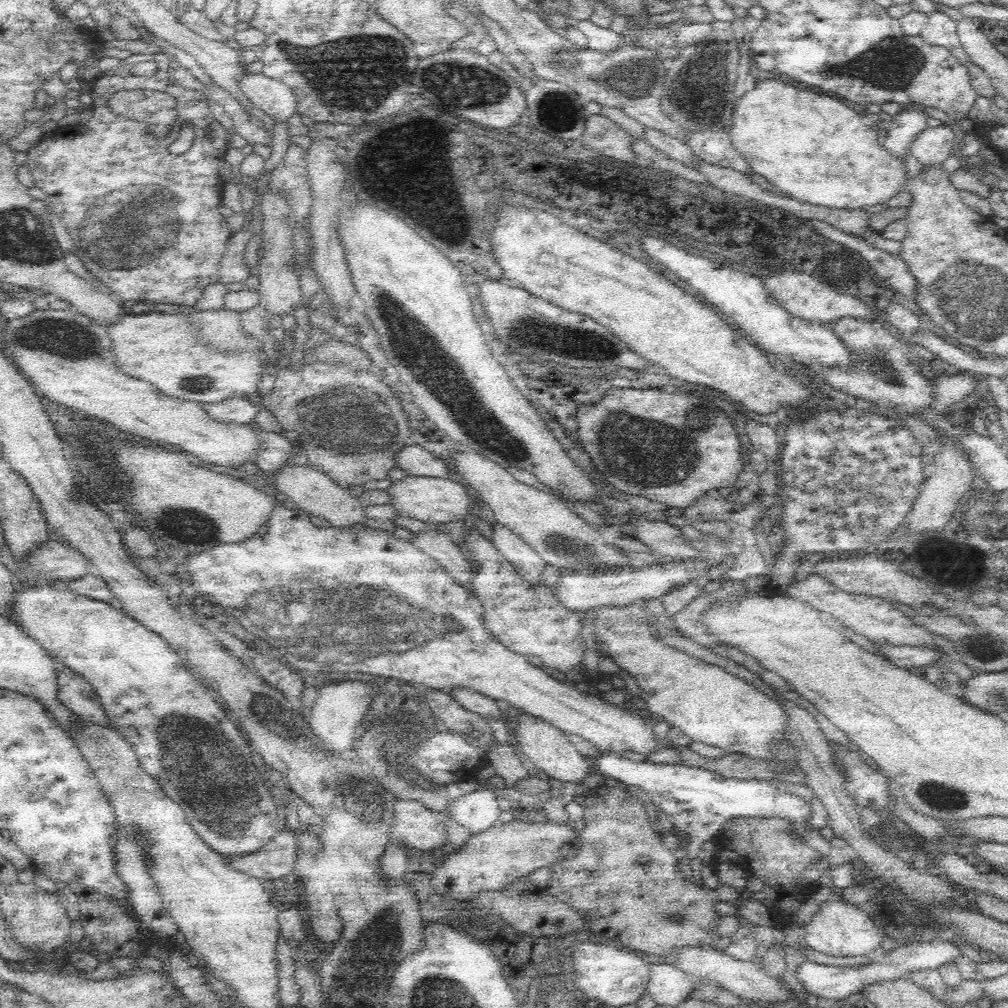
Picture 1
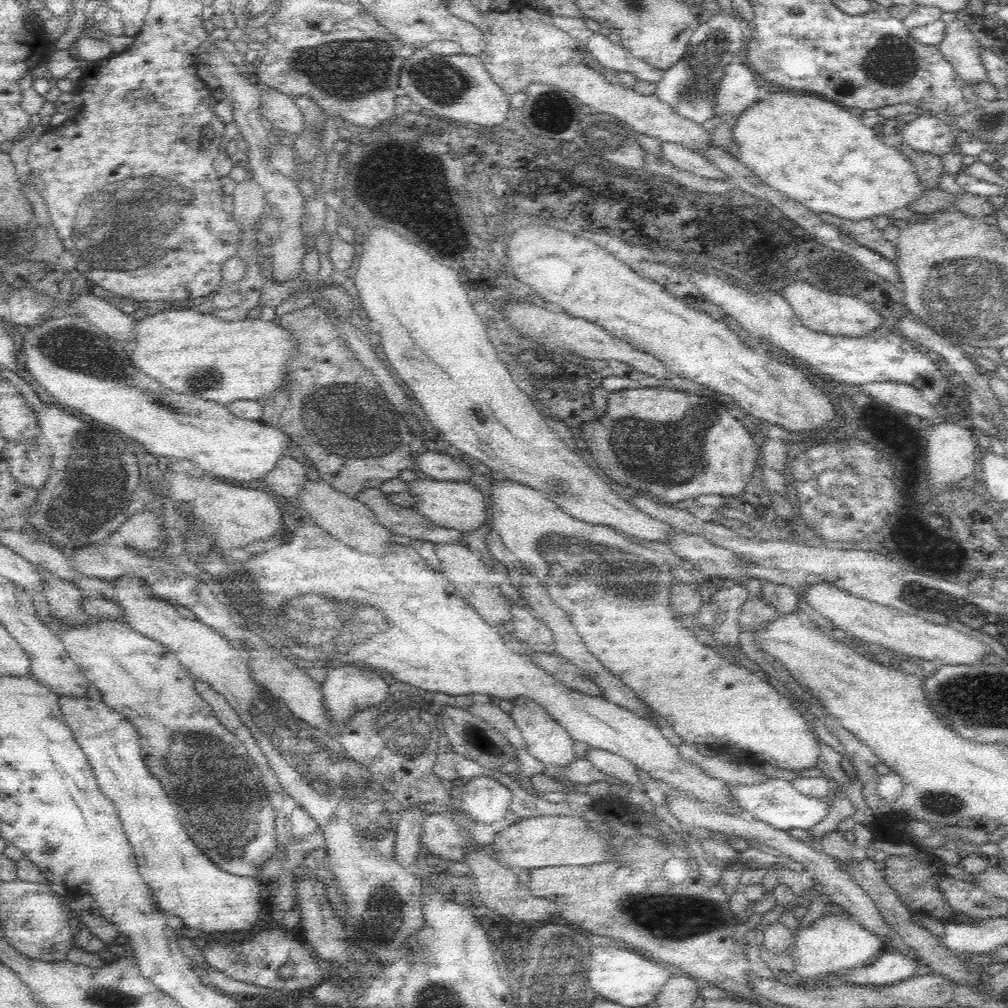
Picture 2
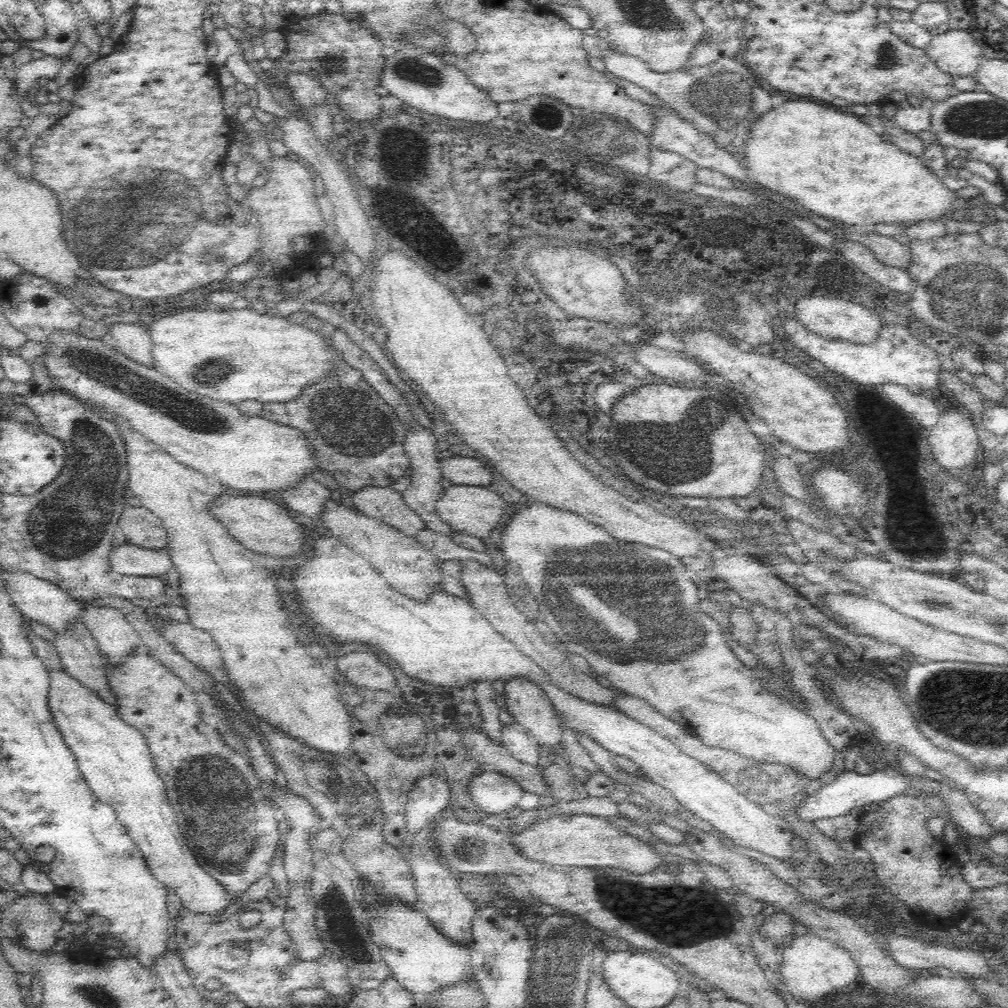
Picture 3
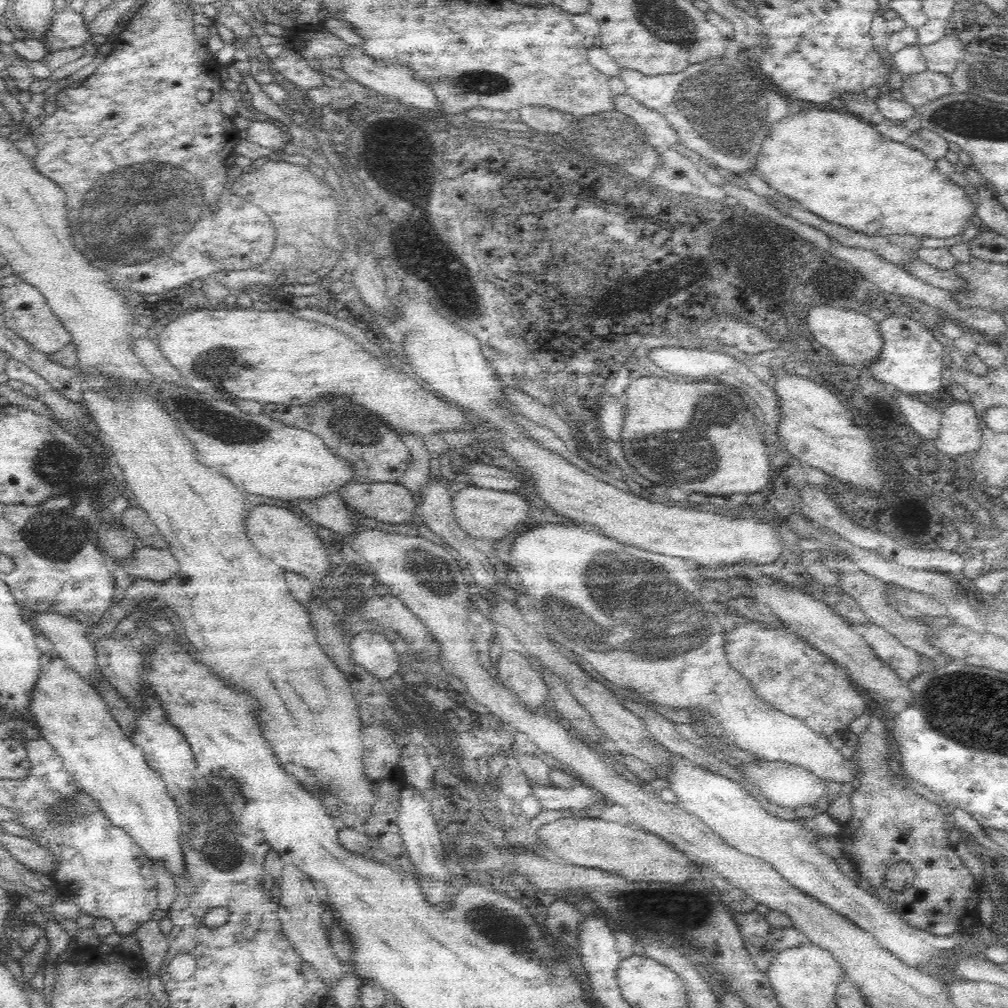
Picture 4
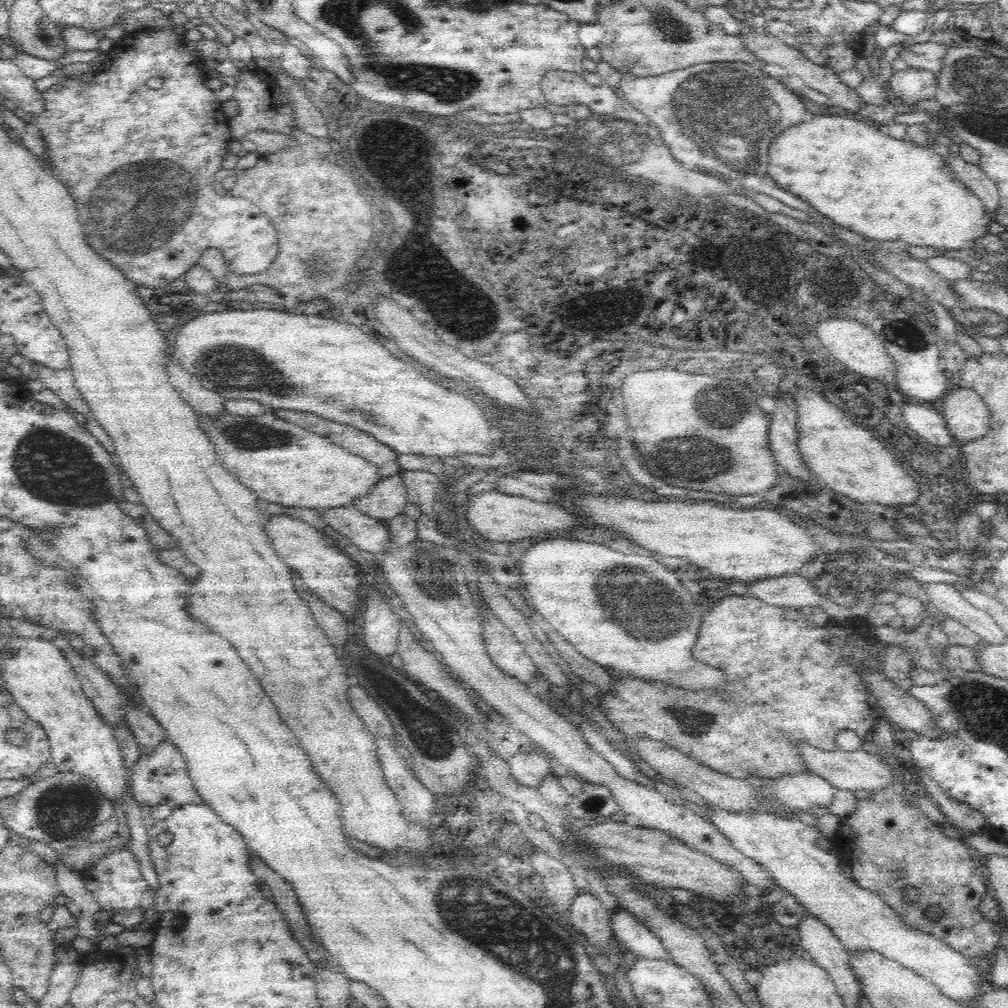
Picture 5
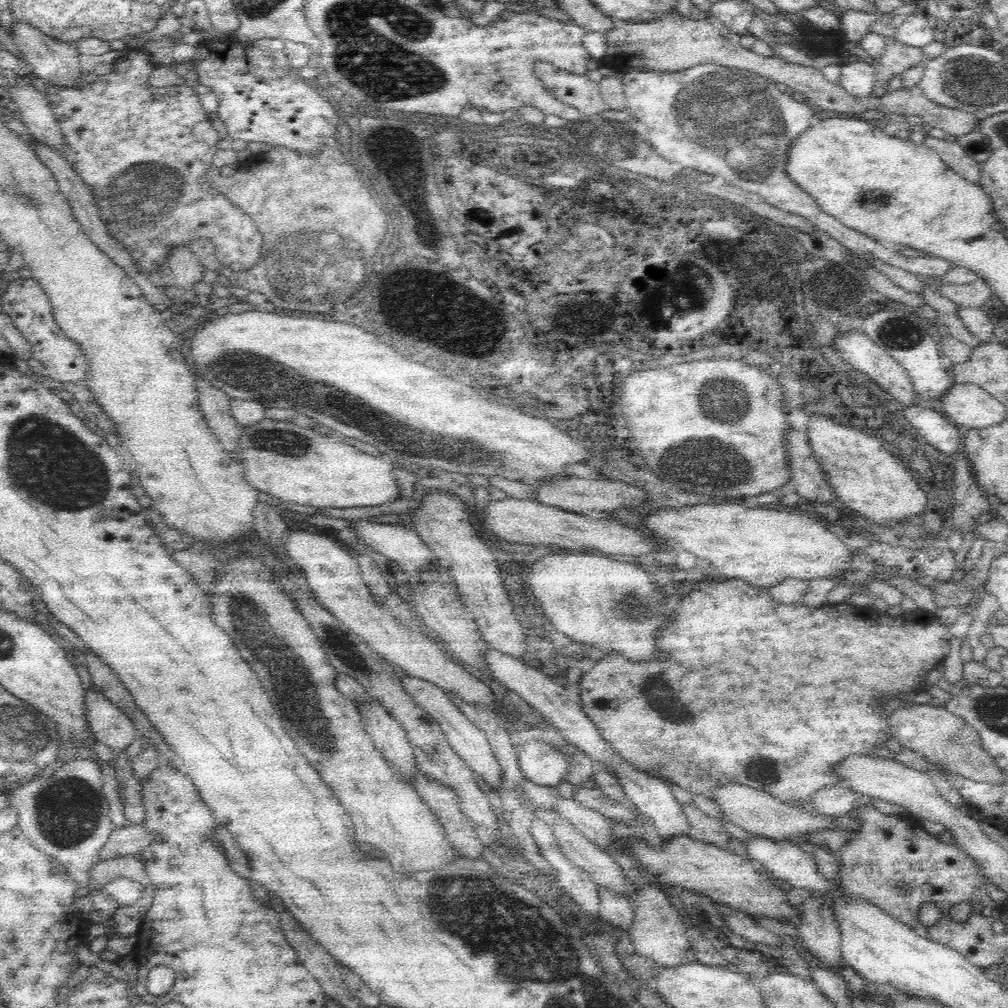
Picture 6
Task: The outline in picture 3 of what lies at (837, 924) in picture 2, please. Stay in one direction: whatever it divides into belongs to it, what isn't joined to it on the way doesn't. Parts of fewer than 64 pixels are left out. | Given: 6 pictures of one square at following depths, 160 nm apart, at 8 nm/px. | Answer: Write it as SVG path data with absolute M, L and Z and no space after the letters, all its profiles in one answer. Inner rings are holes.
M807 932L796 938L783 949L779 973L788 992L811 1007L823 1002L826 996L842 992L859 980L859 966L849 950L839 942L822 938L813 932Z

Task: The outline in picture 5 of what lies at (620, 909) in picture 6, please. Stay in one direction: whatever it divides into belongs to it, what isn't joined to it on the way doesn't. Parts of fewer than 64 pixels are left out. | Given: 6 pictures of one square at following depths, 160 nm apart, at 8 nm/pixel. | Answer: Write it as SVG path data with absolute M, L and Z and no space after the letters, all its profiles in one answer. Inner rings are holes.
M628 910L616 911L610 919L613 936L623 942L624 947L632 952L633 957L652 960L671 959L660 937Z

